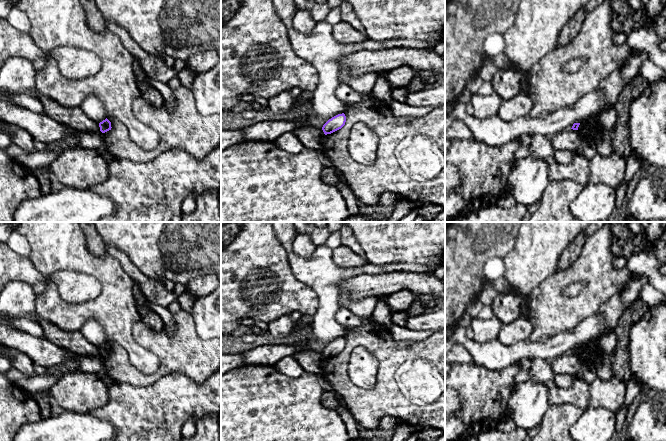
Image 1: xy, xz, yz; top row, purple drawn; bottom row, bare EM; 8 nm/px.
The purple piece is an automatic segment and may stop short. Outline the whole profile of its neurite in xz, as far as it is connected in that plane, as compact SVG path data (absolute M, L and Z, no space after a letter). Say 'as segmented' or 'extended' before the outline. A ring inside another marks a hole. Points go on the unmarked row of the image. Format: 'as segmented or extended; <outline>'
as segmented; M344 337L338 338L331 343L329 343L322 351L325 359L331 358L339 353L341 353L346 346L346 340Z

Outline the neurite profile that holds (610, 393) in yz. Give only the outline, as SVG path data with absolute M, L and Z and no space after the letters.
M618 377L597 378L589 388L589 408L606 408L614 413L623 405L626 395L626 383Z

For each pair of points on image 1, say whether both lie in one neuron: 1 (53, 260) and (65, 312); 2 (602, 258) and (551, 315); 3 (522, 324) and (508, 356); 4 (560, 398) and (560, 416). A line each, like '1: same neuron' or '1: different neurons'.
1: same neuron
2: same neuron
3: different neurons
4: different neurons

